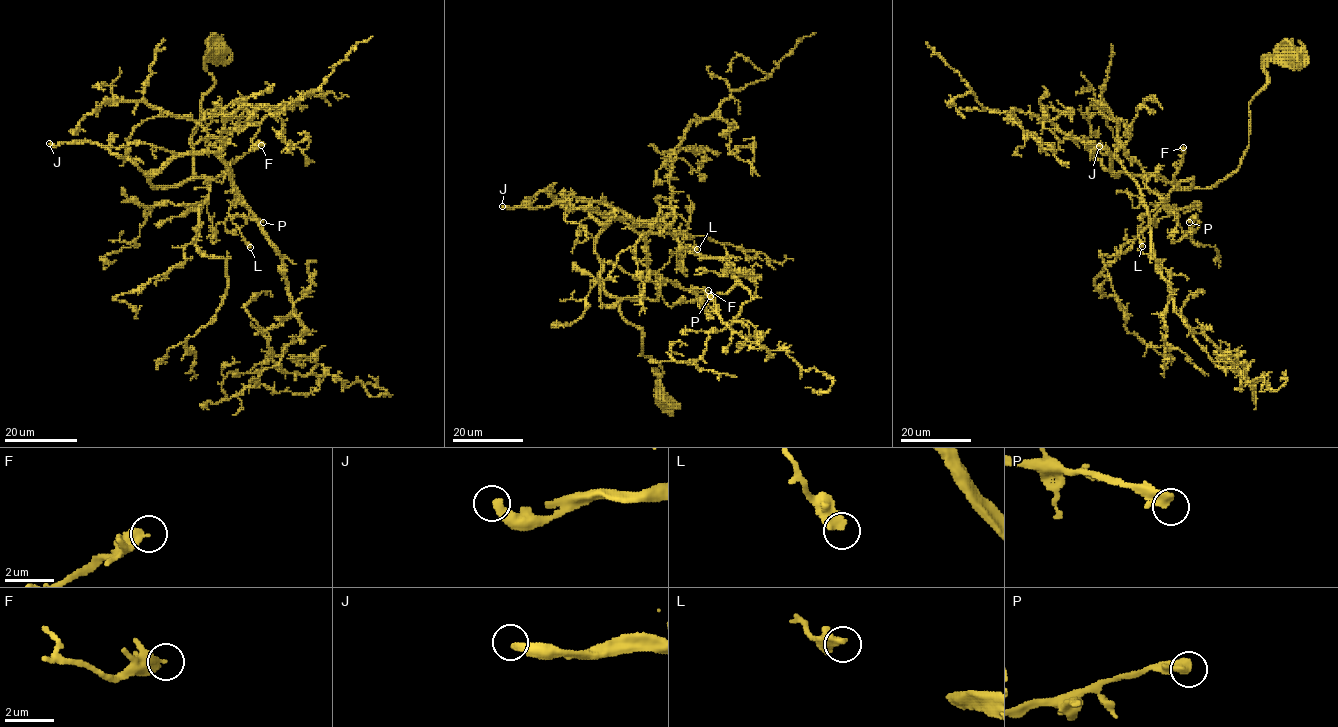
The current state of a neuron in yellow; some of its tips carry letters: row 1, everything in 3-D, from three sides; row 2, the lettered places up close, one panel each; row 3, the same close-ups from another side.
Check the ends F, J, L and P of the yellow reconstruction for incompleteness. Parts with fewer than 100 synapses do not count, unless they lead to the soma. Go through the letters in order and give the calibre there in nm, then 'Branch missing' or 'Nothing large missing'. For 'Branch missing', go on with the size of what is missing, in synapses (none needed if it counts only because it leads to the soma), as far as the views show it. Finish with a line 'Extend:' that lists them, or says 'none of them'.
F: Thickness 500 nm. Nothing large missing
J: Thickness 400 nm. Branch missing. Roughly 1000 synapses
L: Thickness 440 nm. Nothing large missing
P: Thickness 400 nm. Nothing large missing
Extend: J

